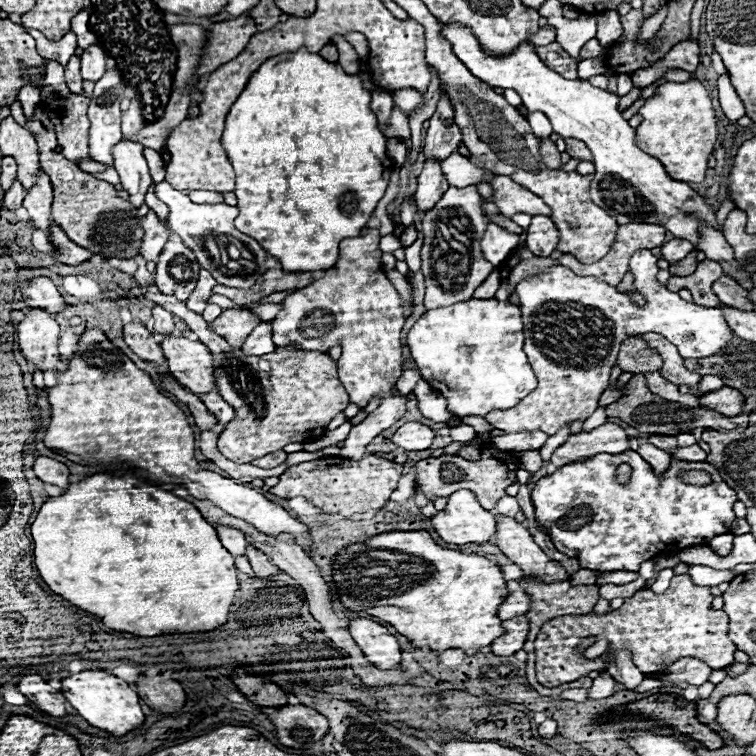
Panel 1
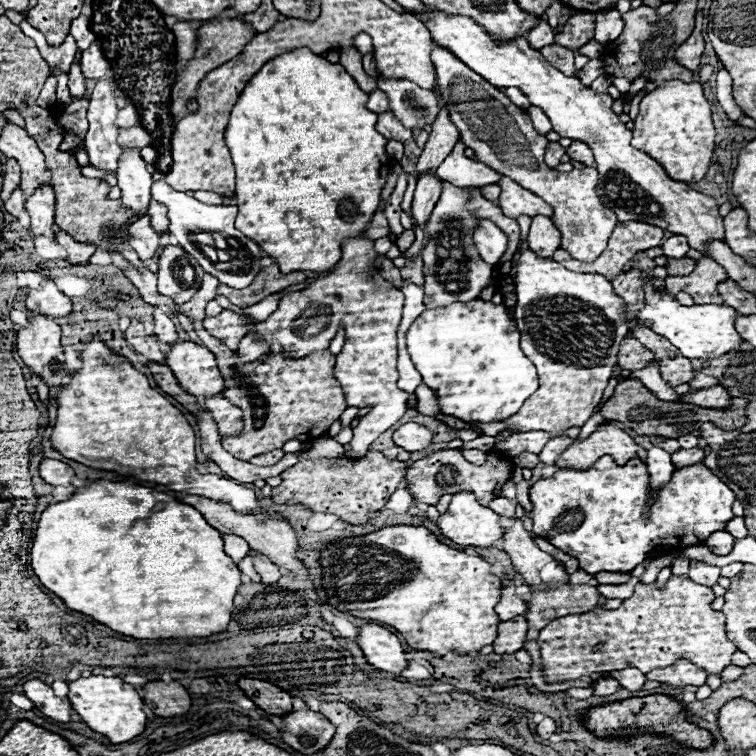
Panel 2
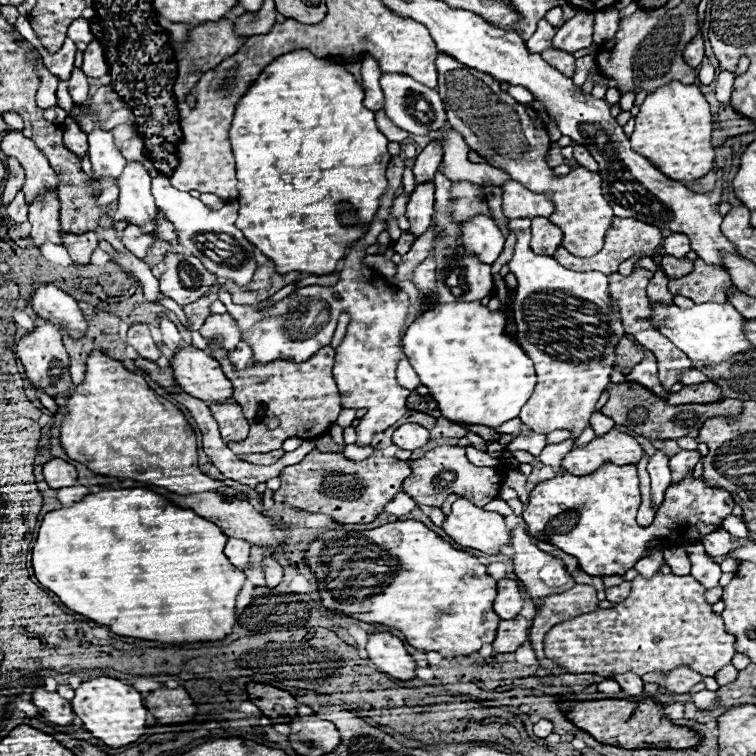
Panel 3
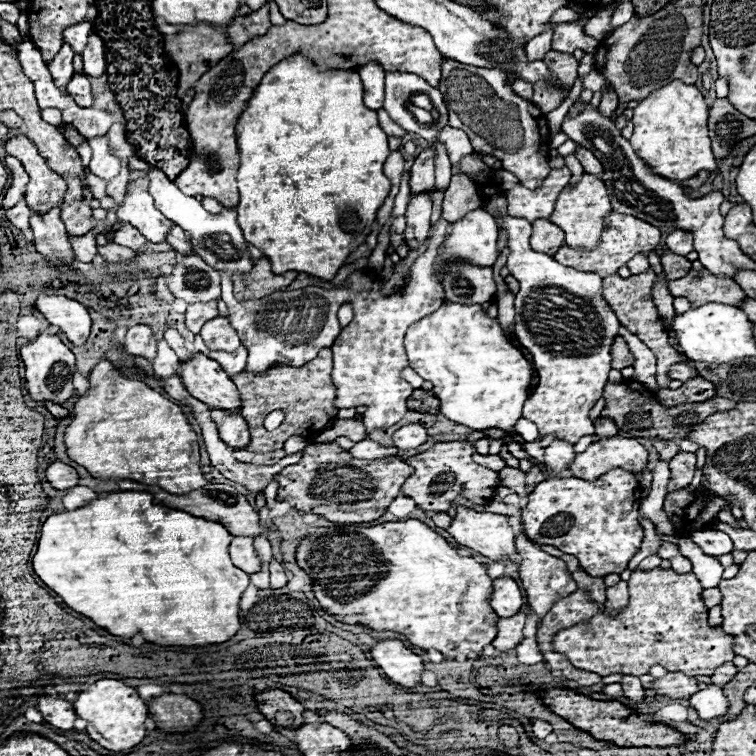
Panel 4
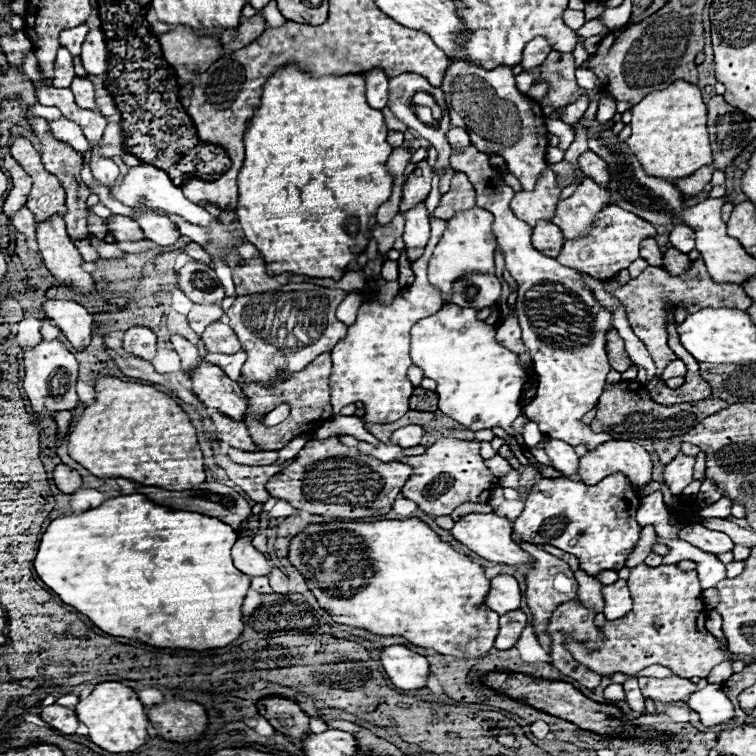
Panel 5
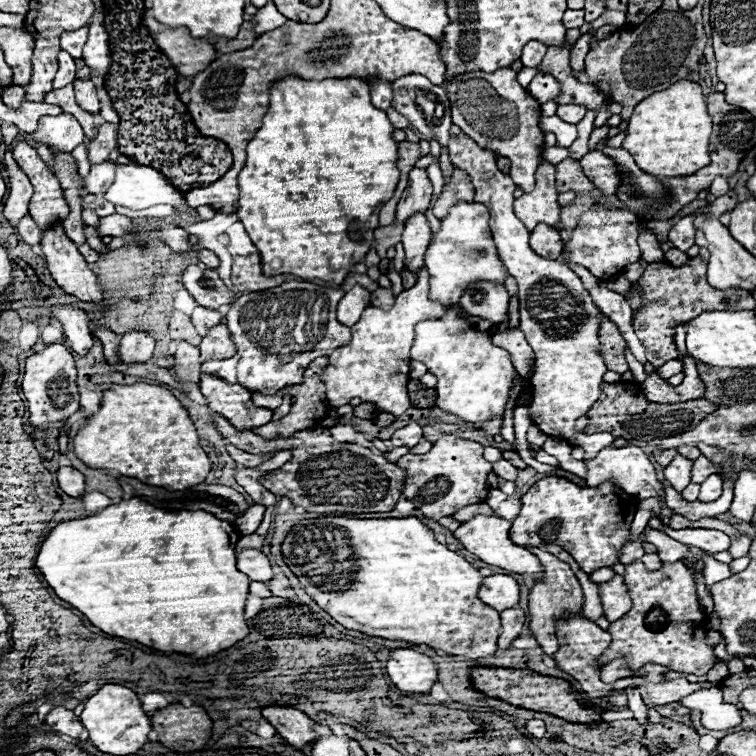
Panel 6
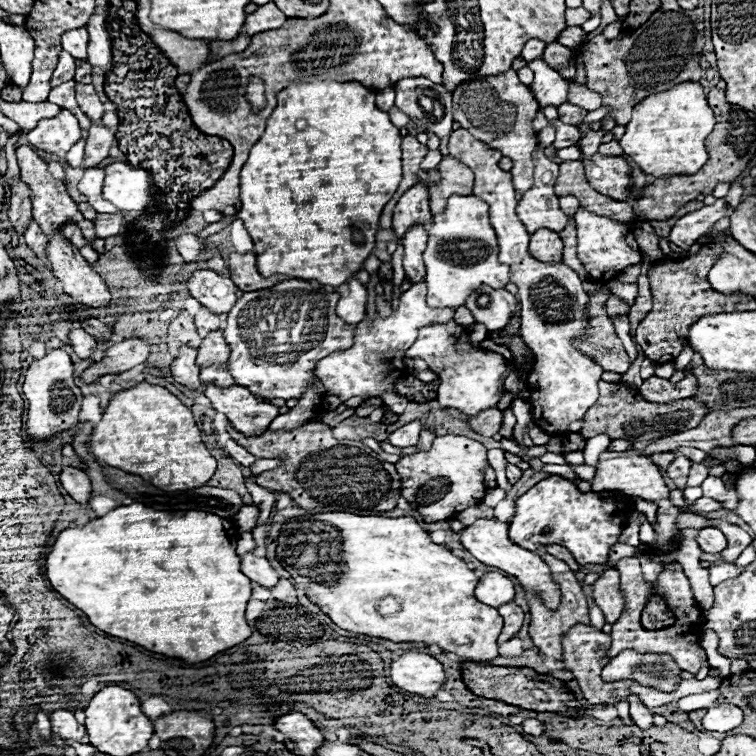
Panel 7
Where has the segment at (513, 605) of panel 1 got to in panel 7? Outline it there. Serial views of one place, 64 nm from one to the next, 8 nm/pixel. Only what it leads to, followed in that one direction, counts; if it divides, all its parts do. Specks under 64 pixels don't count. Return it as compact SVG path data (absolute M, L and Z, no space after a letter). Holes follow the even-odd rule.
M484 572L476 586L476 598L482 604L498 608L500 604L512 602L514 598L514 584L510 578L498 572Z

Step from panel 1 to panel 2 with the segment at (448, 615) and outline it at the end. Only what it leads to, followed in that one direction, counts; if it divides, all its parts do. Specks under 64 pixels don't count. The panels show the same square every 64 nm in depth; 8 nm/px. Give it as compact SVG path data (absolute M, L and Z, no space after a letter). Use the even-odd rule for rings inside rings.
M384 526L382 530L364 536L348 536L330 542L320 550L318 564L322 568L322 588L330 606L348 614L364 612L368 616L360 618L394 626L414 650L438 652L440 656L448 652L470 654L492 644L498 636L500 620L494 606L500 600L500 578L490 572L490 564L480 556L468 556L462 550L446 546L424 526Z

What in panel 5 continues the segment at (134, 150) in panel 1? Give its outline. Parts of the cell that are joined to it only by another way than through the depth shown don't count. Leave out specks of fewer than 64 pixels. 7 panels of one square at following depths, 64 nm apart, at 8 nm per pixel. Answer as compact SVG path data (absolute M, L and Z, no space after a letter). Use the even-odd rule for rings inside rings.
M146 212L134 220L140 224L146 238L154 240L160 246L174 246L174 244L178 244L180 236L182 236L178 232L176 224L172 220L168 220L166 216L156 216L152 212Z

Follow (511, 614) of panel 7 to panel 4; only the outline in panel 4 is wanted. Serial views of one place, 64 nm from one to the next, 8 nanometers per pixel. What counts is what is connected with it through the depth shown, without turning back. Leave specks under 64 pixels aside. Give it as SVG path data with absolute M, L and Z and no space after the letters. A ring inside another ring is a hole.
M518 612L518 616L510 616L506 620L500 618L498 620L498 636L492 642L494 648L500 652L508 652L508 650L516 648L524 640L524 634L522 634L524 620L526 620L526 616L522 612Z

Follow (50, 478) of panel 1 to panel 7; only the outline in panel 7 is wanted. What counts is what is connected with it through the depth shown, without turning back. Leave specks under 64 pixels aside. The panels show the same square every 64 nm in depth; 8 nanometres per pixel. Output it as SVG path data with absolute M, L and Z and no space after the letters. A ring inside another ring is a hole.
M64 468L60 474L60 484L78 504L88 506L88 500L92 496L92 486L86 472L78 468Z

